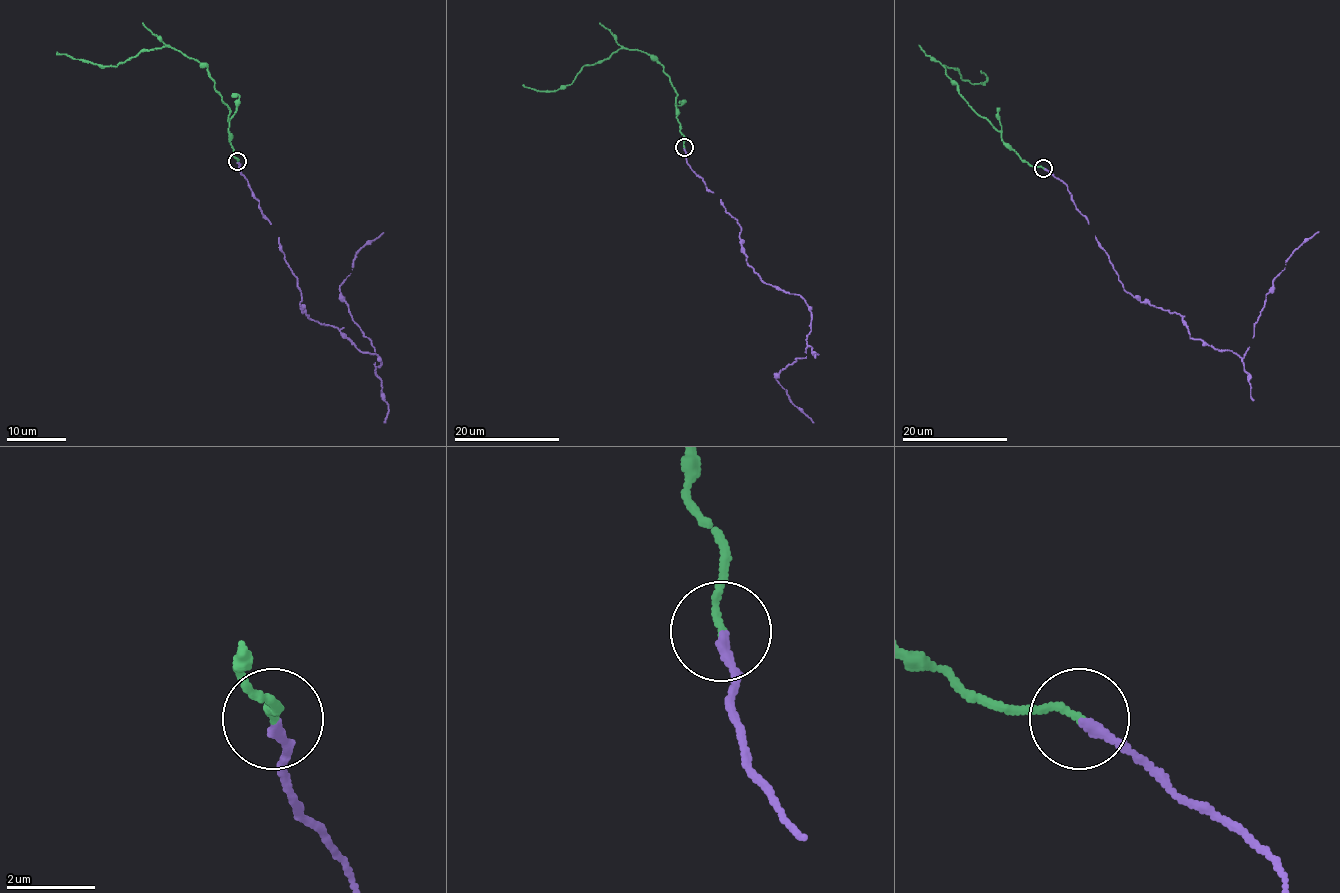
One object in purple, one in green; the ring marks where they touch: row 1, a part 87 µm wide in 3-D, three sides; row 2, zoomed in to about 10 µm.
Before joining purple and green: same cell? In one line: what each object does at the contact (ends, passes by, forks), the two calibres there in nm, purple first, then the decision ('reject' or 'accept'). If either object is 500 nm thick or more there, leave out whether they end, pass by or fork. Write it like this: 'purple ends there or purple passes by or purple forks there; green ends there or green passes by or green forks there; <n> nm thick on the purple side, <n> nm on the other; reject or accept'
purple ends there; green ends there; 220 nm thick on the purple side, 150 nm on the other; reject

